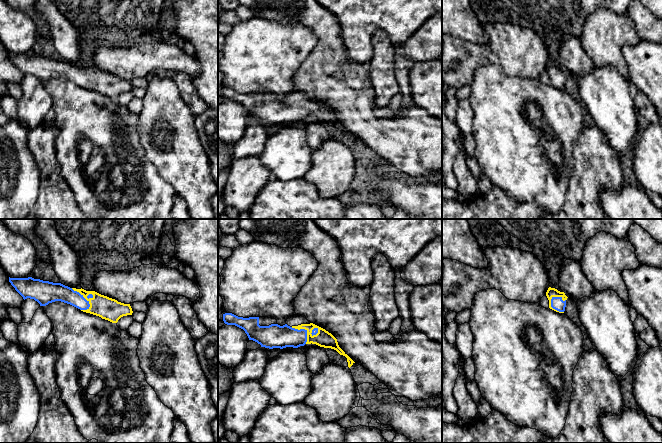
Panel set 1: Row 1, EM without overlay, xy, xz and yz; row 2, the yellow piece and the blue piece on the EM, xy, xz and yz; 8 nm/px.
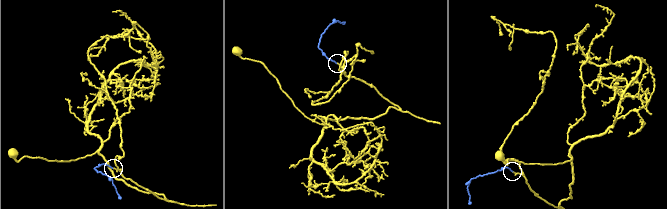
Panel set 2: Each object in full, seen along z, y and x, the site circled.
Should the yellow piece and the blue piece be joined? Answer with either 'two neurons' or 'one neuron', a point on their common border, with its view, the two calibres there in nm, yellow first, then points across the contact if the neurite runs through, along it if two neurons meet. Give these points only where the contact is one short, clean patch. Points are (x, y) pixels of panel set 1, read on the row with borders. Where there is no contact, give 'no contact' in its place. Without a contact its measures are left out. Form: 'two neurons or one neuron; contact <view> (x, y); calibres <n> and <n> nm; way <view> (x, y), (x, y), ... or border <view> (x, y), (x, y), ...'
one neuron; contact xy (83, 296); calibres 180 and 150 nm; way xy (107, 308), (90, 302), (83, 296), (53, 292)

